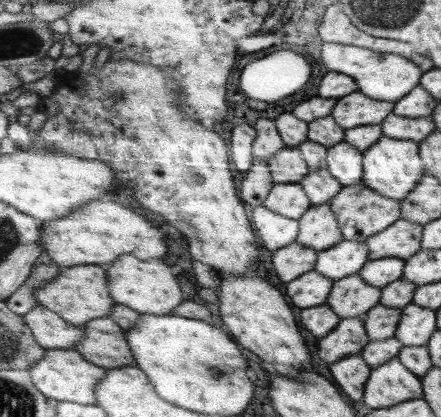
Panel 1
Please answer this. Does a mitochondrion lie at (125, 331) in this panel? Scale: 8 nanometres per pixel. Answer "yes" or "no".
no

